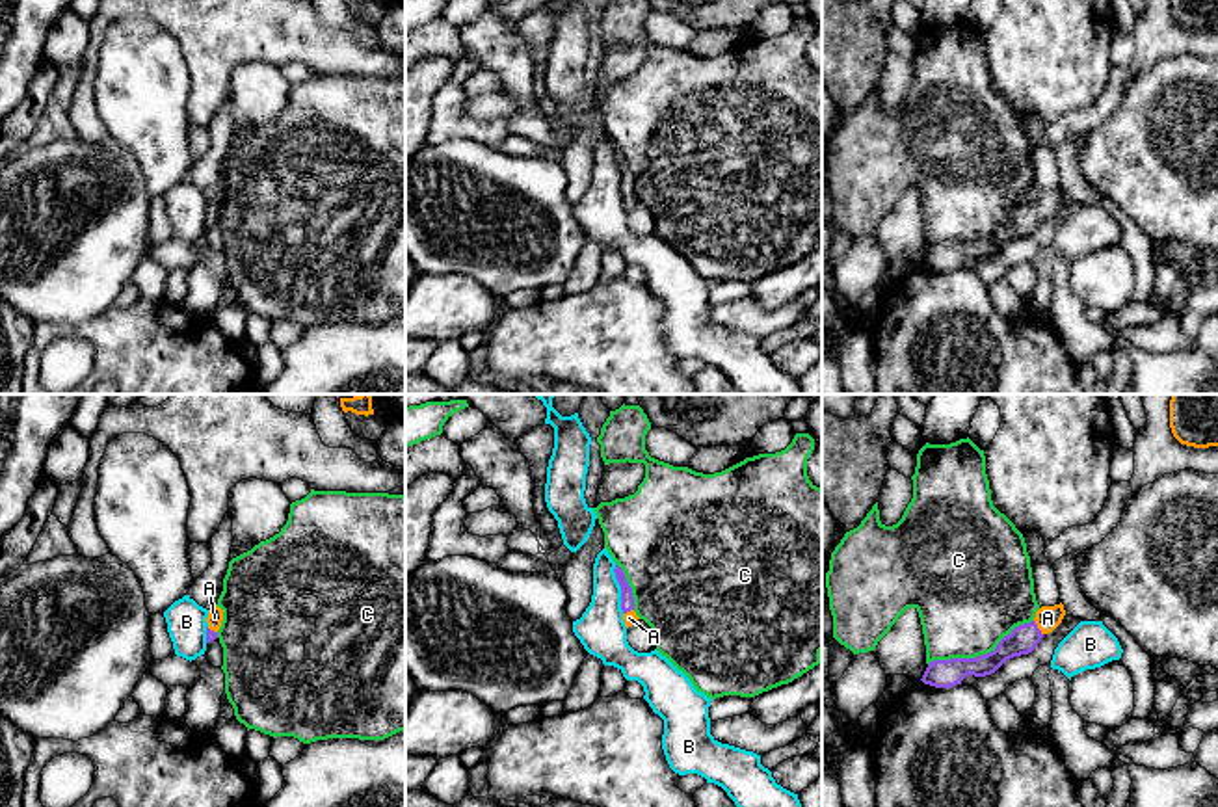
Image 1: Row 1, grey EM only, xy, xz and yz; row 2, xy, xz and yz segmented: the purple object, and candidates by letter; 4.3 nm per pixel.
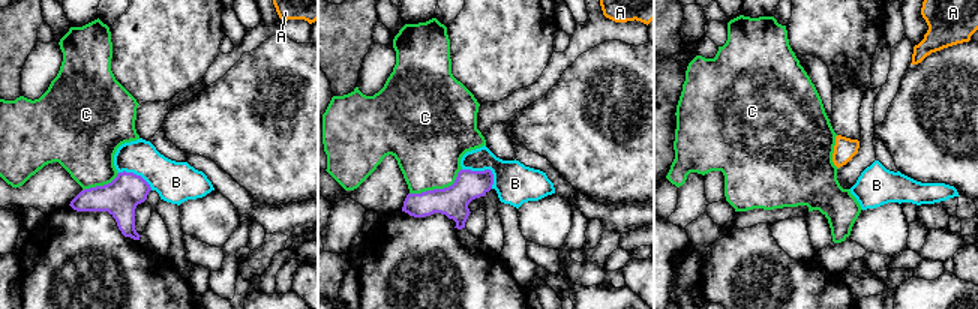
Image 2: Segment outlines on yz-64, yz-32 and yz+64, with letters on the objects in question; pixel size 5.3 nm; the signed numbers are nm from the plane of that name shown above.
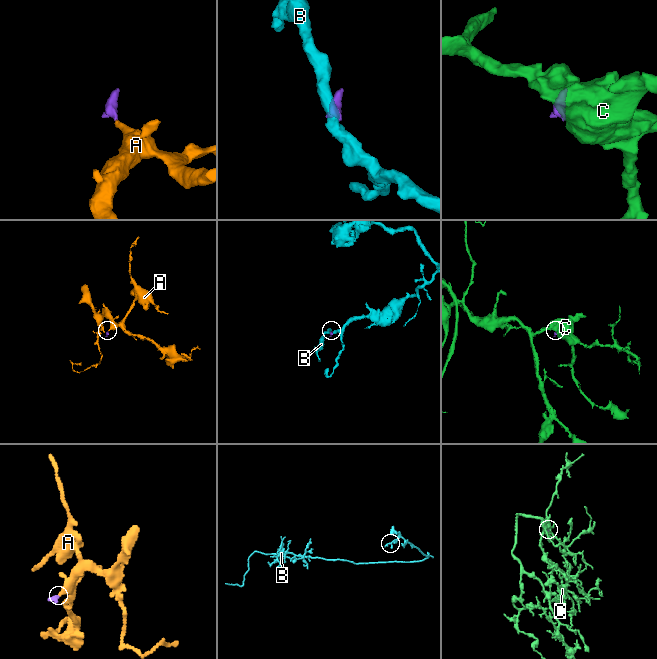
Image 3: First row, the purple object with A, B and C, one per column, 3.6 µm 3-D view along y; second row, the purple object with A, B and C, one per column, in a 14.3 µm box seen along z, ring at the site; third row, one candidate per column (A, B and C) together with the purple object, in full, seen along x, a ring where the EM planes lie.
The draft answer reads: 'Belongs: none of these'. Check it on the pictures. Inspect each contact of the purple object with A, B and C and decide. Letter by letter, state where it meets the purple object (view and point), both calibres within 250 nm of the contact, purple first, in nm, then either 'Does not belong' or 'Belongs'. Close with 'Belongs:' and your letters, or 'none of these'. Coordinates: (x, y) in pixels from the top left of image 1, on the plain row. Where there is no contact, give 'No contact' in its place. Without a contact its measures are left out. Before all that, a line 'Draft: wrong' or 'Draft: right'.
Draft: wrong
A: Touches purple at yz (1036, 211). Thickness 120 nm (purple) against 110 nm. Belongs
B: Touches purple at xz (622, 173). Thickness 60 nm (purple) against 200 nm. Does not belong
C: Touches purple at yz (980, 238). Thickness 130 nm (purple) against 440 nm. Does not belong
Belongs: A

